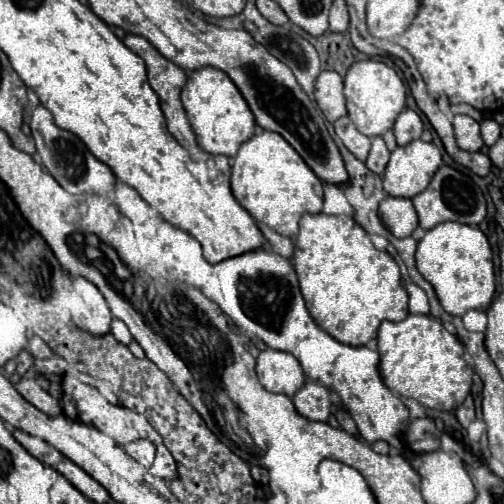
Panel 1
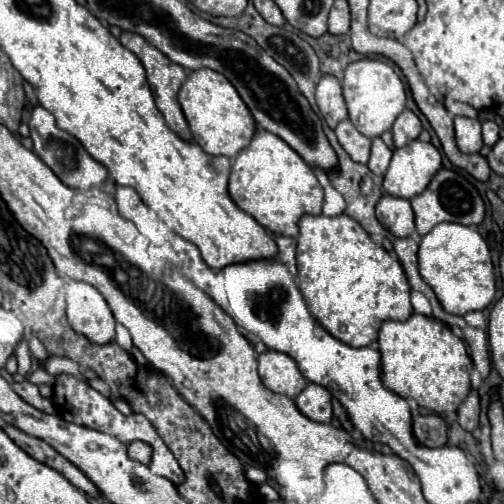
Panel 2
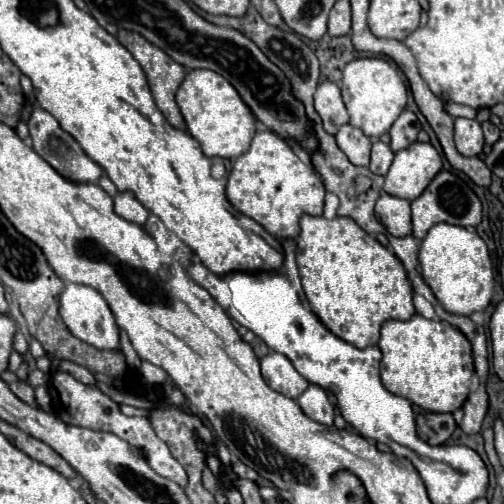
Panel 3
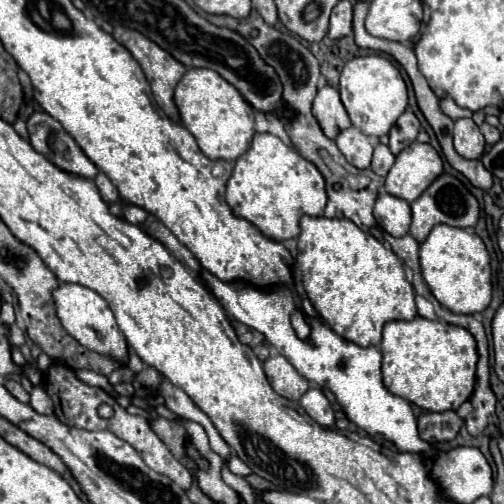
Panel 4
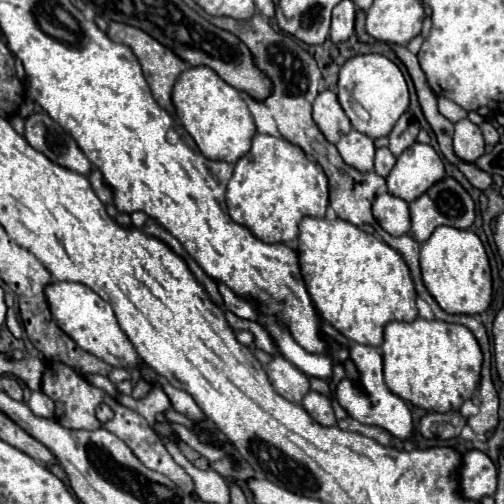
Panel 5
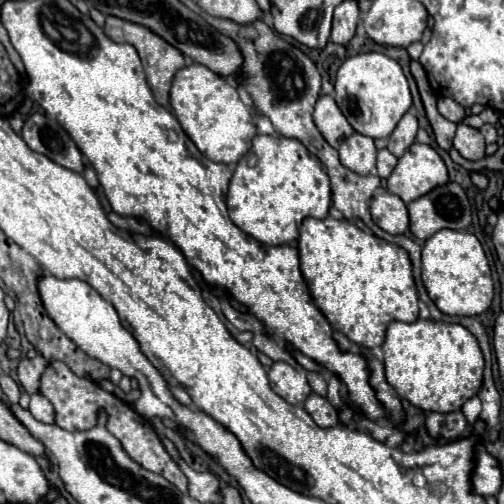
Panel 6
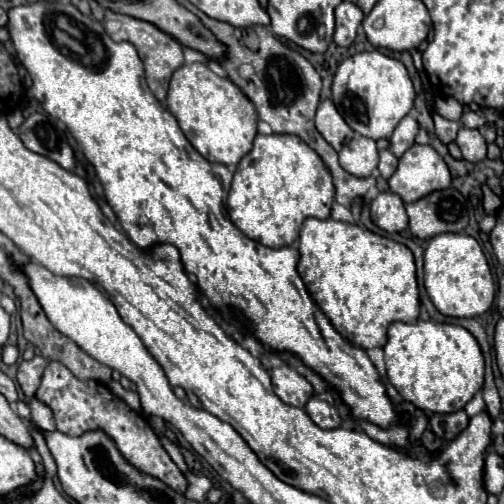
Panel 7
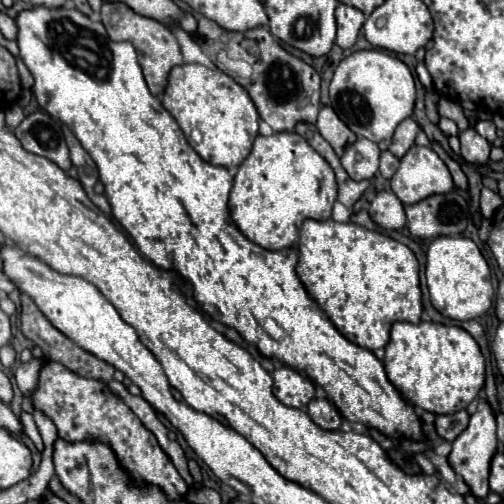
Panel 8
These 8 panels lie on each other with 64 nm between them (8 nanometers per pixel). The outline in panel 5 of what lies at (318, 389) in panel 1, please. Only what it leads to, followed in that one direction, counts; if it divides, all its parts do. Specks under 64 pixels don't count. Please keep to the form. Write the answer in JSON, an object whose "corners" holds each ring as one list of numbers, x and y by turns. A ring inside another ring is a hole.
{"corners":[[308,392,302,400,302,406,312,416,312,420,316,420,320,426,334,426,336,424,336,416,334,416,328,396,322,396,318,392]]}

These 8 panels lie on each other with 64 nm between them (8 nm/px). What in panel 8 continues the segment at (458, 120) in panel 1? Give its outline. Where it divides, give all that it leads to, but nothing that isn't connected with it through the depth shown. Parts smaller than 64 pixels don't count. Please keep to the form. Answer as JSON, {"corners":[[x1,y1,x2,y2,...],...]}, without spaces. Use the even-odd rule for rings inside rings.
{"corners":[[468,128,458,134,462,144,462,158,470,164,484,164,490,160,490,142,484,140,474,128]]}

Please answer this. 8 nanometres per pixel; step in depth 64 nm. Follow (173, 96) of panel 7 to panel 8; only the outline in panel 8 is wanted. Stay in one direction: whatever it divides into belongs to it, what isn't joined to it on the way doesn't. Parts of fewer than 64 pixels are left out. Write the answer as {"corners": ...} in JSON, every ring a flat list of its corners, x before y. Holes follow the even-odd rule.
{"corners":[[180,64,172,68,168,76,162,104,176,118,190,146,202,160,224,168,234,168,240,166,250,154,252,142,258,136,260,118,248,90,242,88,232,76,202,64]]}

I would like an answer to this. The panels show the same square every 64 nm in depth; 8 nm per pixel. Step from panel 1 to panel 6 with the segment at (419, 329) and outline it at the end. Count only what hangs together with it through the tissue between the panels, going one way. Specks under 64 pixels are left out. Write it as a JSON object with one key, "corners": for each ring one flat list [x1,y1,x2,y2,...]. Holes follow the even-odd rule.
{"corners":[[416,320,416,322,390,322,386,330,384,350,384,368,388,384,410,404,426,412,454,412,460,410,466,400,470,400,482,386,484,358,476,338,460,324,446,324,434,320]]}

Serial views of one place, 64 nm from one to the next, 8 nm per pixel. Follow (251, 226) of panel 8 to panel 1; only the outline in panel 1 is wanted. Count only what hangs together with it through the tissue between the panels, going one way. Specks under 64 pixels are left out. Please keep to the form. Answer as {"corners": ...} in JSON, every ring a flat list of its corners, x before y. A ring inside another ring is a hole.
{"corners":[[262,130,238,150,232,164,232,194,256,222,262,222,282,236,294,238,304,212,322,212,322,180,308,168,300,154,276,132]]}

